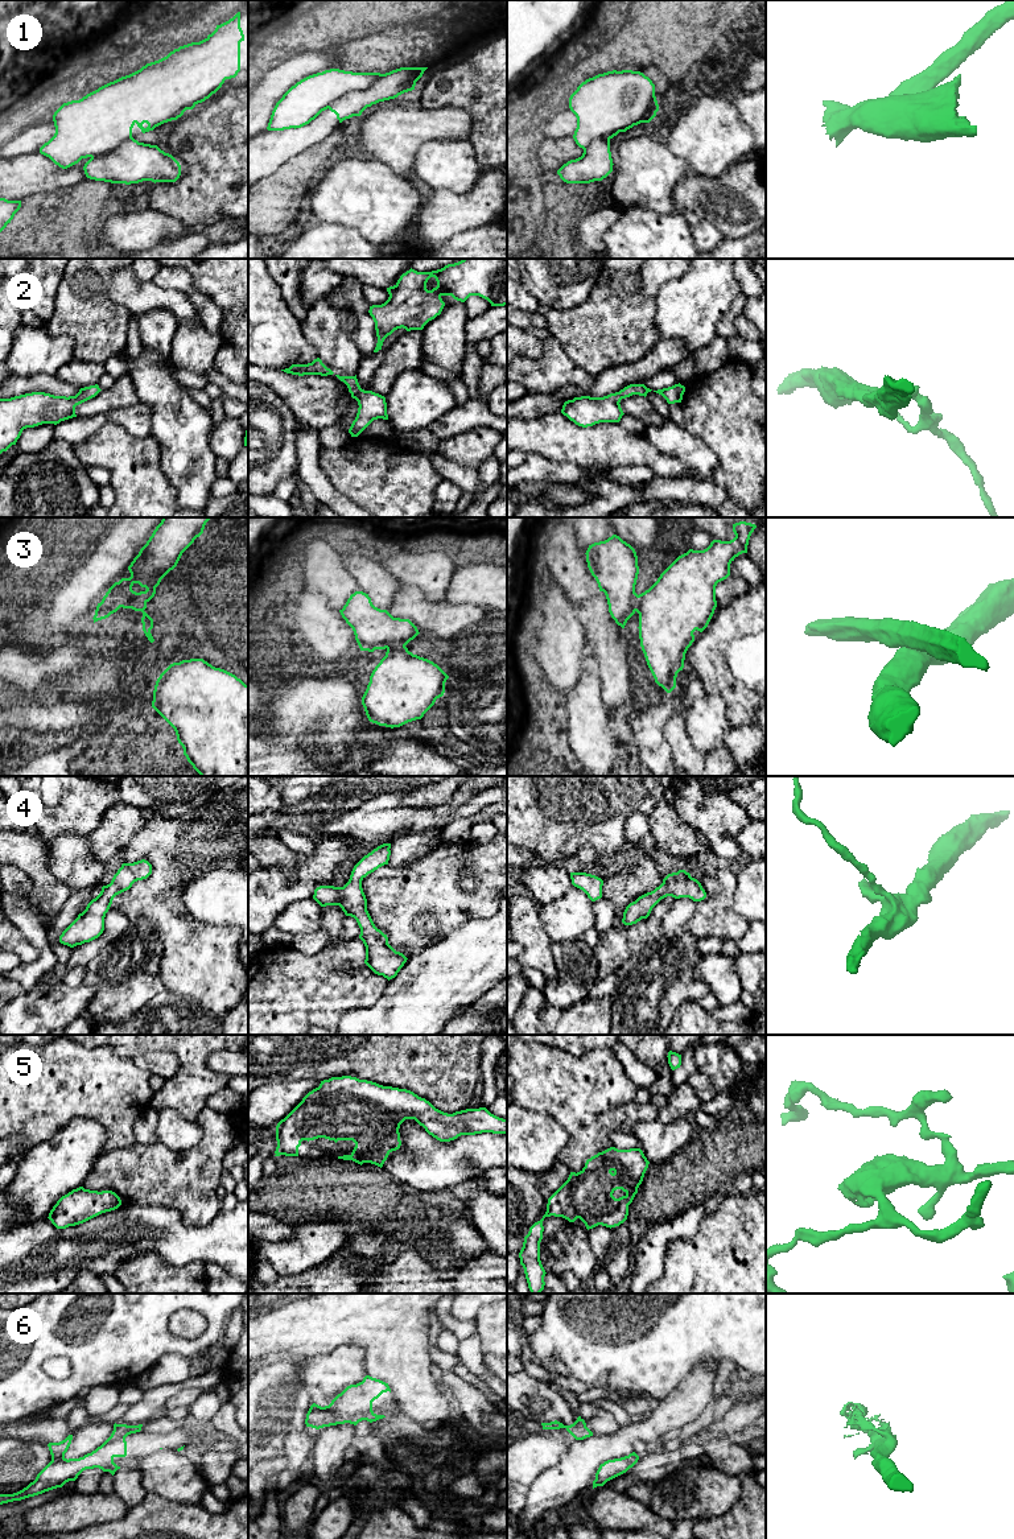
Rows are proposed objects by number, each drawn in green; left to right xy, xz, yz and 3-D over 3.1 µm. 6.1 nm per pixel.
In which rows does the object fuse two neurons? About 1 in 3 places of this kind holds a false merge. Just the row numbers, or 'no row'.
1, 3

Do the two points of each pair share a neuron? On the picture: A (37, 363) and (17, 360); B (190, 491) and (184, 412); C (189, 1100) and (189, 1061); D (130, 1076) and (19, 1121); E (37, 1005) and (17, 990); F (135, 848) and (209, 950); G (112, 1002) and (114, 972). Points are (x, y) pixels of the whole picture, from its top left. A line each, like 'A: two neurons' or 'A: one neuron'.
A: one neuron
B: one neuron
C: one neuron
D: one neuron
E: two neurons
F: one neuron
G: one neuron

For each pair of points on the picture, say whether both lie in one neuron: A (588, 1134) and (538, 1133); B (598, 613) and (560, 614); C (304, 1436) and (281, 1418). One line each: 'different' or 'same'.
A: different
B: different
C: different

